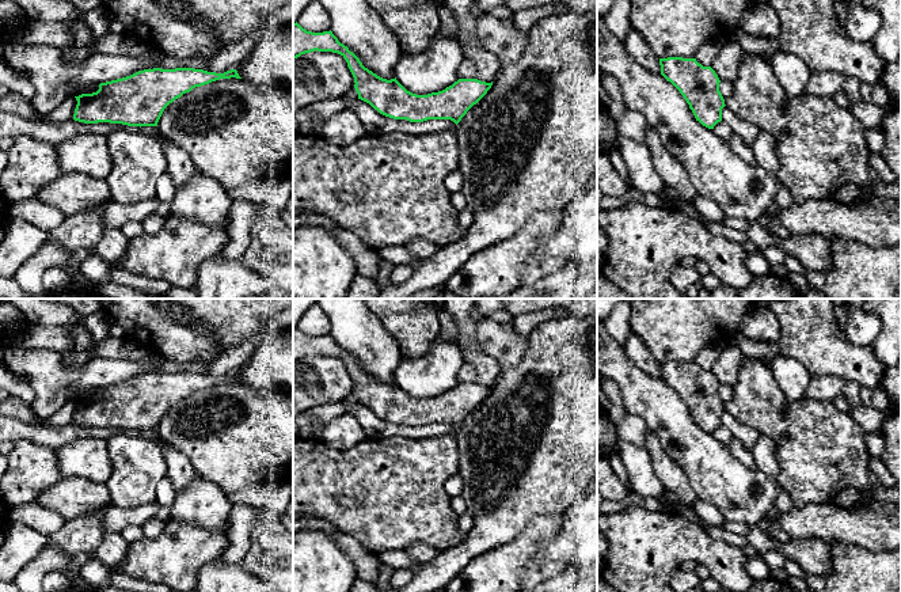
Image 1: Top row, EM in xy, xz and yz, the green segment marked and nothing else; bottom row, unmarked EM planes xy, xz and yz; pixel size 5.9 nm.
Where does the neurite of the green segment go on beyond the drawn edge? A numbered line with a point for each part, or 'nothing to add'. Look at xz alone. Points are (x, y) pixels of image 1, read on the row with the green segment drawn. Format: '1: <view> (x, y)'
nothing to add

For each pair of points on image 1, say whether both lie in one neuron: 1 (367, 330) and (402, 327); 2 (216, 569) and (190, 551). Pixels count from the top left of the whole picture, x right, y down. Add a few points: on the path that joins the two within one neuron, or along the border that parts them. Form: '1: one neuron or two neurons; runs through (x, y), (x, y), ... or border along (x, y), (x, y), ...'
1: two neurons; border along (371, 312), (395, 340), (402, 356)
2: two neurons; border along (221, 553), (206, 561), (196, 577)

